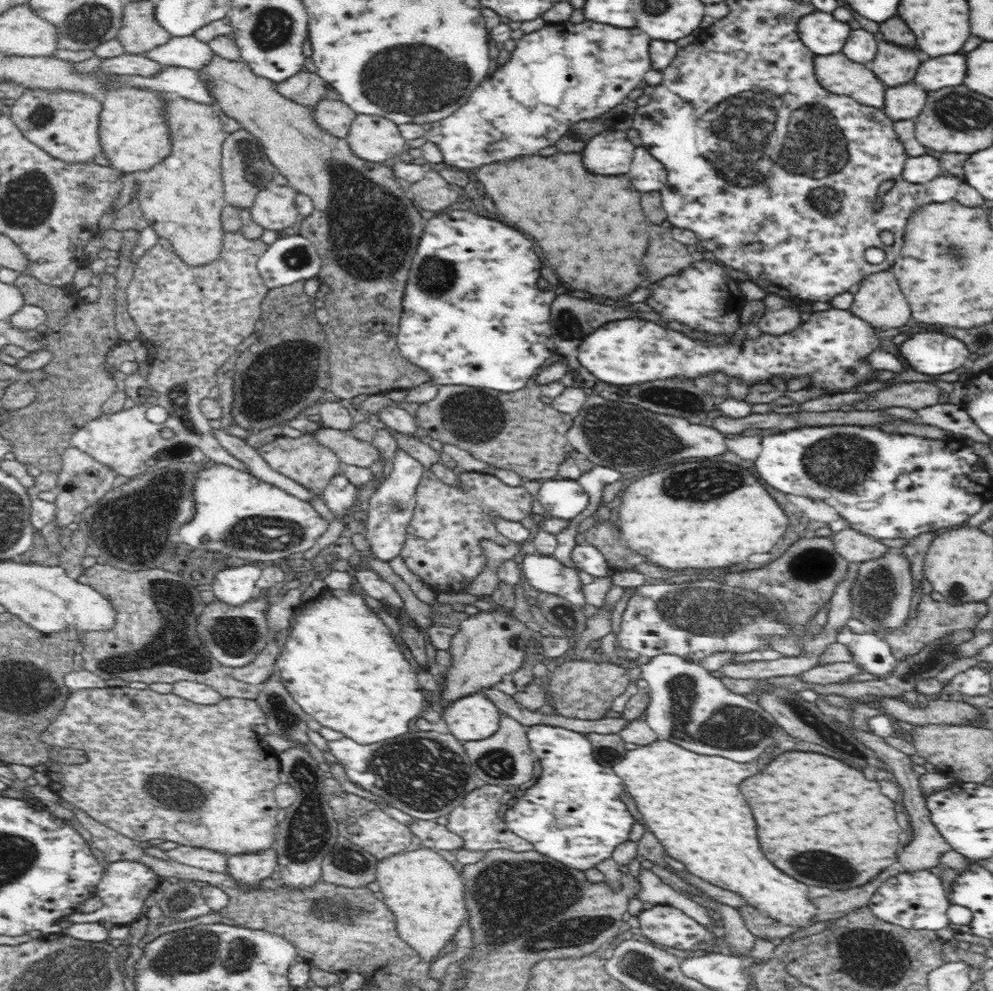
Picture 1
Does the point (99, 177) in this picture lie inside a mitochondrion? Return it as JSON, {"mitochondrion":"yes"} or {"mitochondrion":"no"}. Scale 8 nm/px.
{"mitochondrion":"no"}

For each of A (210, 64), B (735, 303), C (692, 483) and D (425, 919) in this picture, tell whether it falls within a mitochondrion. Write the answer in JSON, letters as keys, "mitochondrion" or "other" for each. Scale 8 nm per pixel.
{"A":"other","B":"other","C":"mitochondrion","D":"other"}

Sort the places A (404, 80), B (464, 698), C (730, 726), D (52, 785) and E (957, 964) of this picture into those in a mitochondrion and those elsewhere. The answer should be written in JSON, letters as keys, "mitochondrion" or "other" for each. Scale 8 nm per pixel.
{"A":"mitochondrion","B":"other","C":"mitochondrion","D":"other","E":"other"}

